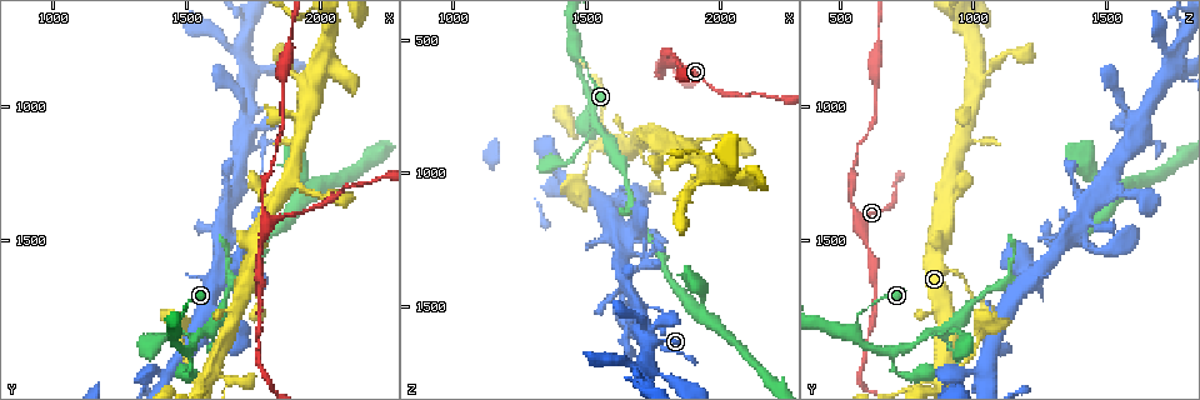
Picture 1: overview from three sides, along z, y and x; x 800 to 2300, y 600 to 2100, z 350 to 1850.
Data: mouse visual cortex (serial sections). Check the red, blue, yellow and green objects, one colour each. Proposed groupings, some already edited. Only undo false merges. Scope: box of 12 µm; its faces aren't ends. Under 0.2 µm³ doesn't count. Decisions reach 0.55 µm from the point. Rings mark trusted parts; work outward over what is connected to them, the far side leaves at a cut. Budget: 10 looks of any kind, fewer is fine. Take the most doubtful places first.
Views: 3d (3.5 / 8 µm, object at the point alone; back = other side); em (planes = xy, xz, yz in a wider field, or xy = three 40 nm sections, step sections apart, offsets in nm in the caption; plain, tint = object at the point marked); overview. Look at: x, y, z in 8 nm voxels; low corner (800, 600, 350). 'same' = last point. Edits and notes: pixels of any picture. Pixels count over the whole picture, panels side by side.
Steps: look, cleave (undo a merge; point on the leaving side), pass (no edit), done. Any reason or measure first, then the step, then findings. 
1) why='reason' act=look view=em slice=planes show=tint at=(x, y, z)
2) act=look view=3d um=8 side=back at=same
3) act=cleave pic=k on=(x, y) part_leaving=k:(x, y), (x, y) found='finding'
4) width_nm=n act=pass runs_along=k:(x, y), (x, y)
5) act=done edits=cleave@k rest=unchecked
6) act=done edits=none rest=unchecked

why='thin neck' act=look view=3d um=8 at=(1790, 1370, 550)

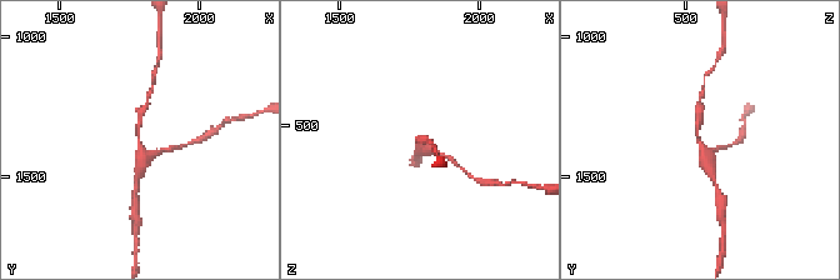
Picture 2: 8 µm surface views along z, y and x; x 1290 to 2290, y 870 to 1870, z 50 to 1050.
arm_widths_nm=200,200 act=look view=em slice=xy step=3 show=tint at=(1790, 1370, 560)

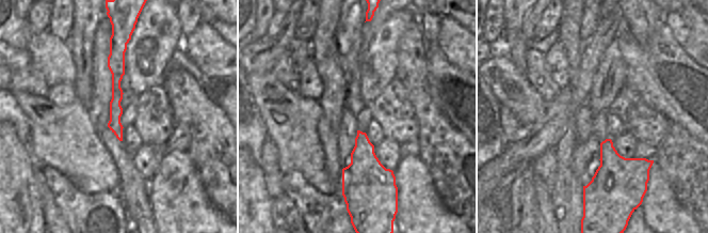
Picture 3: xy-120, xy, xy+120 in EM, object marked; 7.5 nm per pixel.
act=pass runs_along=3:(117, 48), (115, 126), (119, 136) found='one cell here'

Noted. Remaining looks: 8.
why='sharp bend' act=look view=3d um=3.5 at=(1740, 850, 1750)

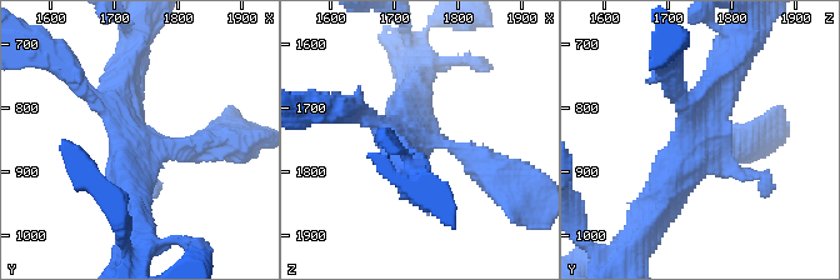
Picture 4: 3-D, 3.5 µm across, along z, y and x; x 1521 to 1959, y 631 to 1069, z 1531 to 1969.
why='now the EM' act=look view=em slice=xy step=3 show=tint at=(1730, 860, 1750)

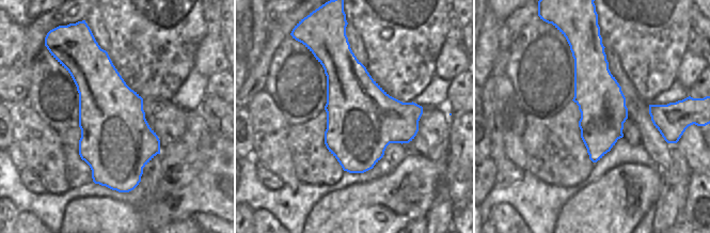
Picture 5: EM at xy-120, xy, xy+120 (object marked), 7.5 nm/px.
act=pass runs_along=4:(650, 211), (714, 128), (724, 66) found='all the same cell'

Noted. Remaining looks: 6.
why='thick turns thin' act=look view=3d um=3.5 at=(1470, 1830, 560)

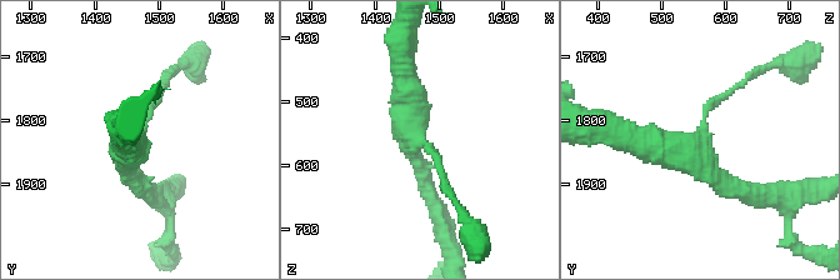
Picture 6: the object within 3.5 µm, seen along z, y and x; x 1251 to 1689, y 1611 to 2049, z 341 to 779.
act=look view=em slice=xy step=2 show=tint at=(1465, 1835, 560)

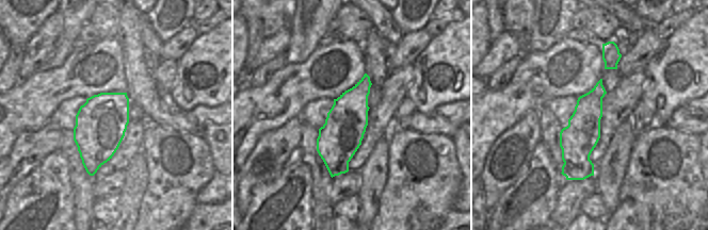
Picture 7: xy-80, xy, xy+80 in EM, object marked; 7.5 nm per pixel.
act=pass runs_along=7:(599, 84), (568, 177) found='continuous, no second cell'

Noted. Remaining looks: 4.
why='thin neck' act=look view=3d um=8 side=back at=(2150, 1280, 710)

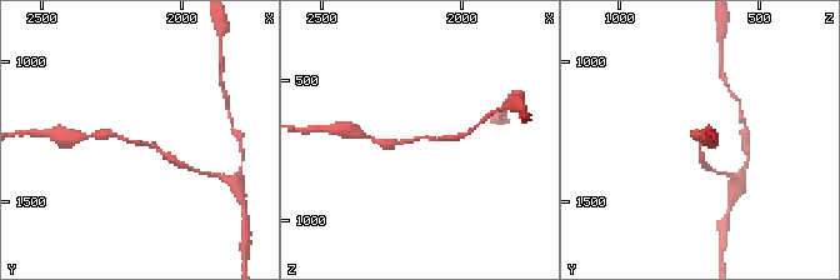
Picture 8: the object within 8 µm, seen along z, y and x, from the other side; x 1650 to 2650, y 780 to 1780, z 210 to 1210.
arm_widths_nm=150,150 why='shape alone is not enough' act=look view=em slice=xy step=3 show=tint at=(2150, 1290, 710)

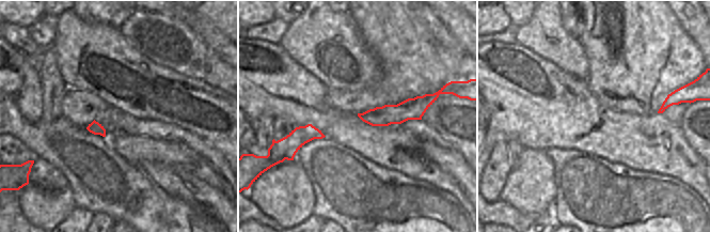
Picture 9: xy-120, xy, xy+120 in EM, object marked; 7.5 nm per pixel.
act=pass runs_along=8:(170, 159), (154, 145), (105, 135) found='continuous, no second cell'

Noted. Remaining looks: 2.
act=done edits=none rest=unchecked

